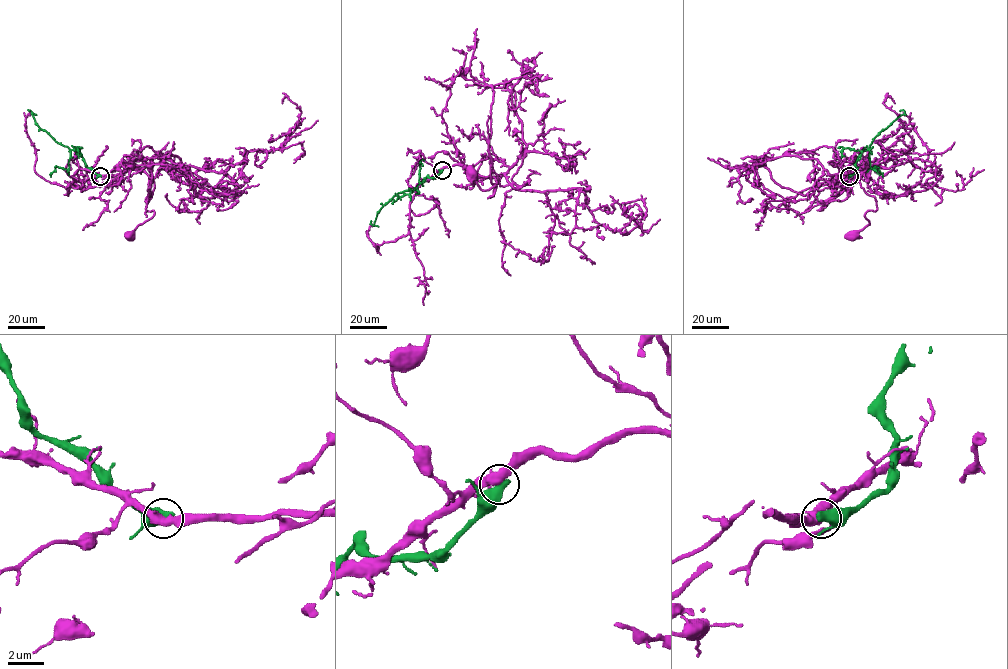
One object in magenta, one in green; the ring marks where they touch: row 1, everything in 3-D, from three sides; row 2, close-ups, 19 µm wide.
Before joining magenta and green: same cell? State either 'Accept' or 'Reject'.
Reject

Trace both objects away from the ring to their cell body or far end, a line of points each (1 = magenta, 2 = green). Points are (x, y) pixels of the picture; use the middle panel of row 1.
1: (442, 170), (463, 165), (480, 177), (495, 178), (493, 195), (488, 198), (496, 186), (482, 190), (473, 172)
2: (442, 170), (436, 177), (427, 176), (413, 190), (394, 195), (379, 210), (373, 226), (371, 221)

